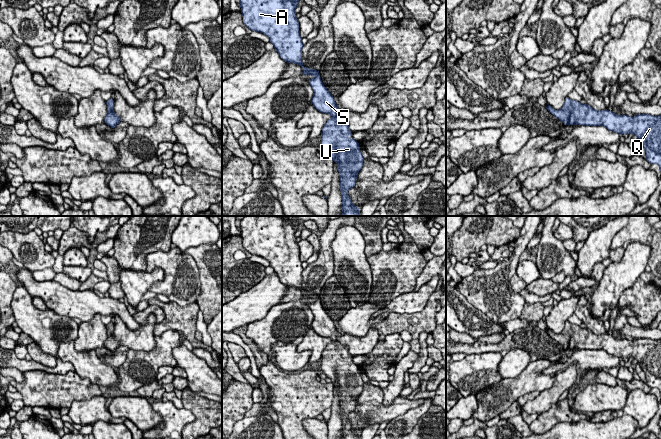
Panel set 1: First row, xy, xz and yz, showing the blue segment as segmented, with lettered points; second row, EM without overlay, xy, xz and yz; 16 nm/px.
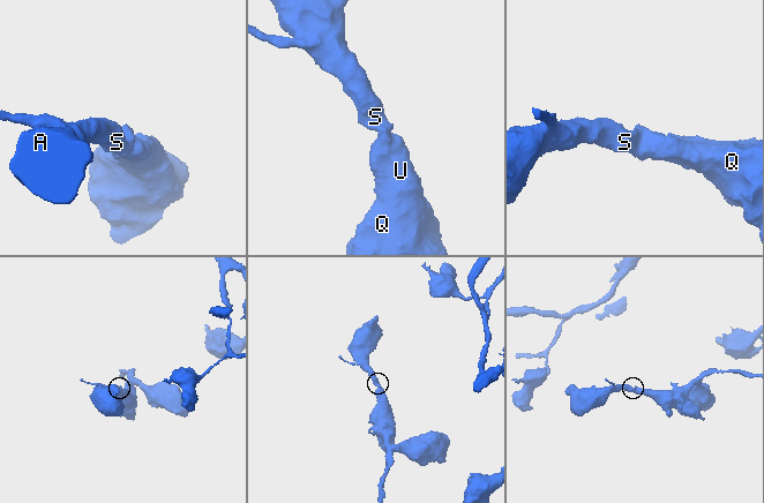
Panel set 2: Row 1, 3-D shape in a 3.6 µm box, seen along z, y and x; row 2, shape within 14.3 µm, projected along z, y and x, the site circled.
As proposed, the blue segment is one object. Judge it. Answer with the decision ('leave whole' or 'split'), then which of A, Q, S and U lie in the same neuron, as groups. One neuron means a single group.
leave whole | A Q S U

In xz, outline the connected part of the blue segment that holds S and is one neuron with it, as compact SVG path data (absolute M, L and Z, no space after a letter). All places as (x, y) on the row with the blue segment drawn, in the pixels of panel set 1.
M240 0L243 22L251 31L267 35L281 59L303 68L302 75L315 76L308 80L314 91L312 104L319 112L332 116L322 129L321 145L334 163L338 163L342 216L359 216L360 210L352 204L347 192L355 186L364 158L359 149L359 143L353 137L348 138L353 133L349 130L347 122L336 116L342 111L323 85L319 71L303 66L303 43L295 13L298 1Z

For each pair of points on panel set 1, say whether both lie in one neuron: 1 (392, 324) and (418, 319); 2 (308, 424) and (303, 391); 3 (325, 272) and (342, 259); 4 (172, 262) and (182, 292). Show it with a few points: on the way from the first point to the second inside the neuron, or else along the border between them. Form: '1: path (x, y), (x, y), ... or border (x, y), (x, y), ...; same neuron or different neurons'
1: path (398, 322), (412, 322); same neuron
2: border (315, 417), (304, 419), (303, 428); different neurons
3: border (330, 243), (334, 273); different neurons
4: path (179, 269), (181, 271), (182, 285); same neuron

